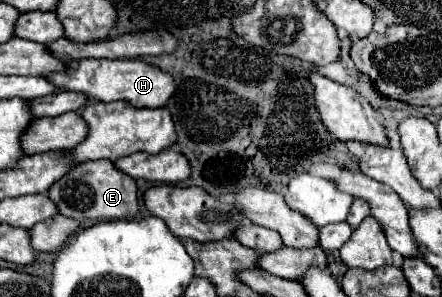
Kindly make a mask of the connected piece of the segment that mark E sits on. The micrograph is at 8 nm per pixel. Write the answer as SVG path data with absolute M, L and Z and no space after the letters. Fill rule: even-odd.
M94 160L74 166L66 176L54 182L48 194L56 202L62 216L70 216L76 220L122 220L134 218L140 210L136 180L128 174L122 174L122 170L118 170L110 160Z

